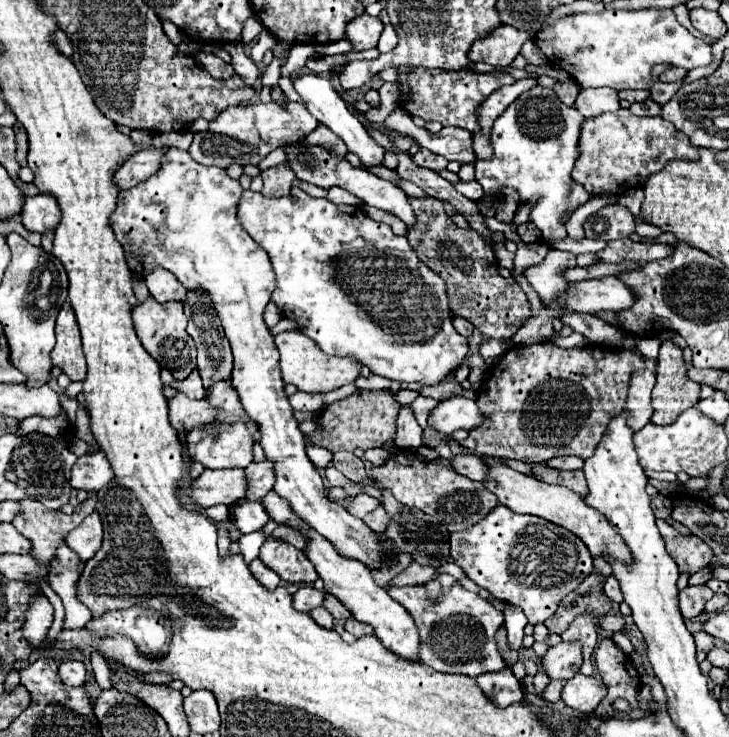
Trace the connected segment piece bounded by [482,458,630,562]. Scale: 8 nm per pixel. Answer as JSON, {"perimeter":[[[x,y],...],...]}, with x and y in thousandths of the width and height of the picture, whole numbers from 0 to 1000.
{"perimeter":[[[661,621],[669,630],[669,651],[664,651],[664,659],[678,668],[686,678],[686,684],[697,687],[702,695],[708,697],[733,697],[741,700],[752,708],[760,708],[765,714],[779,716],[785,725],[790,725],[809,746],[812,754],[826,754],[829,744],[834,746],[837,754],[848,757],[848,760],[861,760],[864,746],[859,744],[859,738],[853,735],[853,730],[845,725],[845,719],[834,711],[834,706],[829,703],[829,697],[818,695],[815,689],[807,689],[801,684],[801,678],[787,670],[785,665],[774,662],[774,659],[757,659],[749,654],[741,654],[730,646],[713,643],[708,638],[702,638],[697,630],[691,630],[691,624],[678,624],[678,621]]]}

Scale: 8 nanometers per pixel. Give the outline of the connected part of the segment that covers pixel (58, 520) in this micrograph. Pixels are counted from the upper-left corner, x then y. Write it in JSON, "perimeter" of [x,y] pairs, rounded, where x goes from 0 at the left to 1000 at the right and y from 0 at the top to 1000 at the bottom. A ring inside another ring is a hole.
{"perimeter":[[[126,668],[123,676],[121,676],[121,681],[118,681],[118,684],[107,684],[107,687],[104,687],[104,695],[93,700],[93,697],[85,697],[85,695],[77,695],[77,692],[66,692],[66,689],[63,689],[60,684],[55,684],[52,678],[33,676],[33,678],[27,678],[27,695],[22,697],[22,703],[19,703],[16,711],[22,714],[22,719],[25,719],[27,725],[33,725],[38,733],[44,733],[44,738],[47,738],[44,754],[47,754],[52,763],[69,768],[69,763],[71,763],[71,757],[74,757],[74,749],[77,749],[77,744],[85,738],[88,727],[91,727],[99,716],[104,716],[104,714],[115,706],[115,700],[121,700],[121,697],[129,695],[129,684],[132,684],[132,668]]]}

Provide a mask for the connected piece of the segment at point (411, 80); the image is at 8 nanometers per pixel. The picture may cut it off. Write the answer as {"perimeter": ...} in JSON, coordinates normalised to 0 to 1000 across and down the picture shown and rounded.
{"perimeter":[[[650,90],[634,95],[587,95],[587,92],[546,92],[546,122],[549,122],[549,144],[562,157],[576,157],[584,166],[598,163],[606,171],[628,171],[645,179],[656,179],[653,147],[686,117],[705,114],[708,109],[697,98],[667,98],[658,100]]]}

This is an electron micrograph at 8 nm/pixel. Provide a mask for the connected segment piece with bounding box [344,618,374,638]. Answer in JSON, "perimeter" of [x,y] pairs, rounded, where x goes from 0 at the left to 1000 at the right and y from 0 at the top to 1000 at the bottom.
{"perimeter":[[[477,839],[477,841],[475,841],[475,847],[472,847],[472,852],[475,852],[480,860],[486,860],[488,866],[494,866],[494,863],[502,863],[502,860],[513,860],[510,849],[505,849],[505,847],[497,847],[497,844],[486,841],[486,839]]]}

